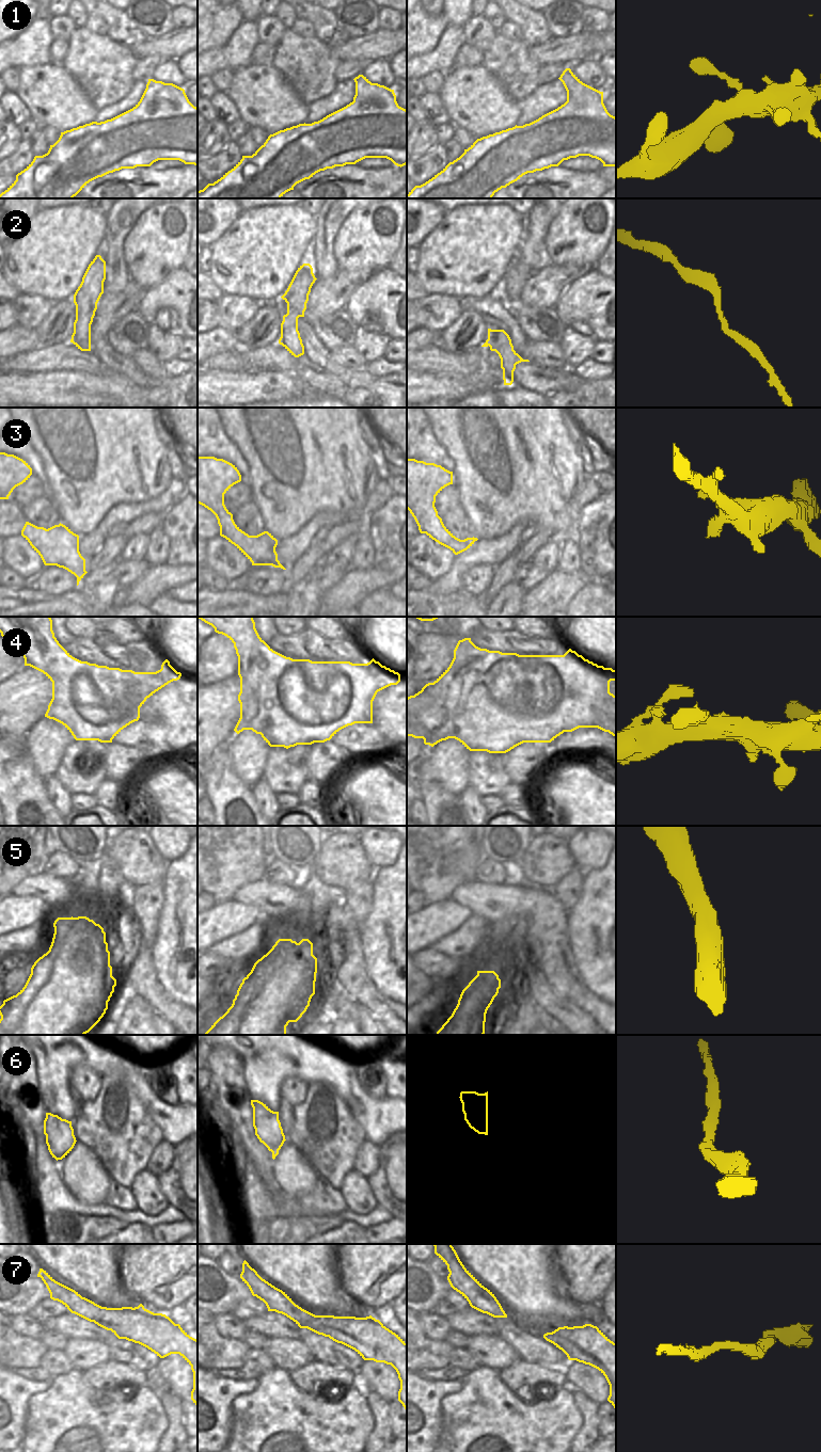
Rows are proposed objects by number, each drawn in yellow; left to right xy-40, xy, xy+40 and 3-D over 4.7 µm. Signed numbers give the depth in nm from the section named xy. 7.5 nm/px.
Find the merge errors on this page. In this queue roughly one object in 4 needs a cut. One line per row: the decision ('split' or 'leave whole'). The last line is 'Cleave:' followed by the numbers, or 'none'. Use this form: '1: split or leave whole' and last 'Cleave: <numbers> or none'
1: leave whole
2: leave whole
3: leave whole
4: leave whole
5: split
6: leave whole
7: leave whole
Cleave: 5

